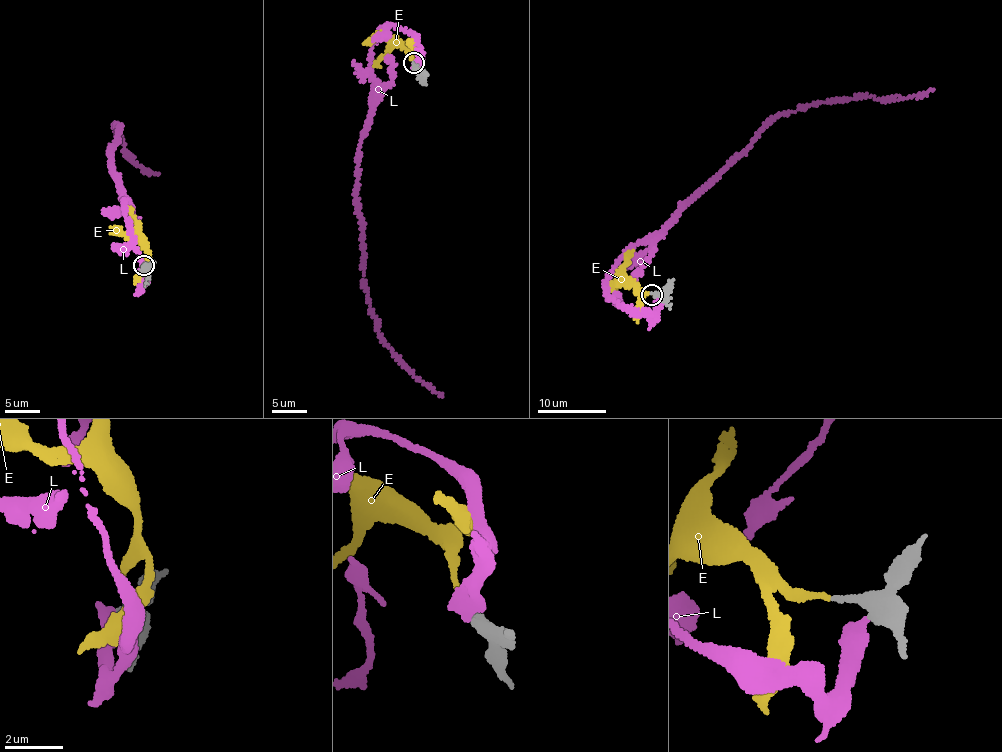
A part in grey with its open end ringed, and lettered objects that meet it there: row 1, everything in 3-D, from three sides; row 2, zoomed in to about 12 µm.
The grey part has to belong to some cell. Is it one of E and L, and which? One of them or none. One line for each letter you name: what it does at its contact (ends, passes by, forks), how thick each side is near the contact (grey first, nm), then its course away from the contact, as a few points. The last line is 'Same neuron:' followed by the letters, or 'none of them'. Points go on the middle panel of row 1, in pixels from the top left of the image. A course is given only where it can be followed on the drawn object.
E: it ends there; 220 nm thick on the grey side, 180 nm on the other; it runs (413, 63), (408, 52), (396, 46), (374, 64)
Same neuron: E

